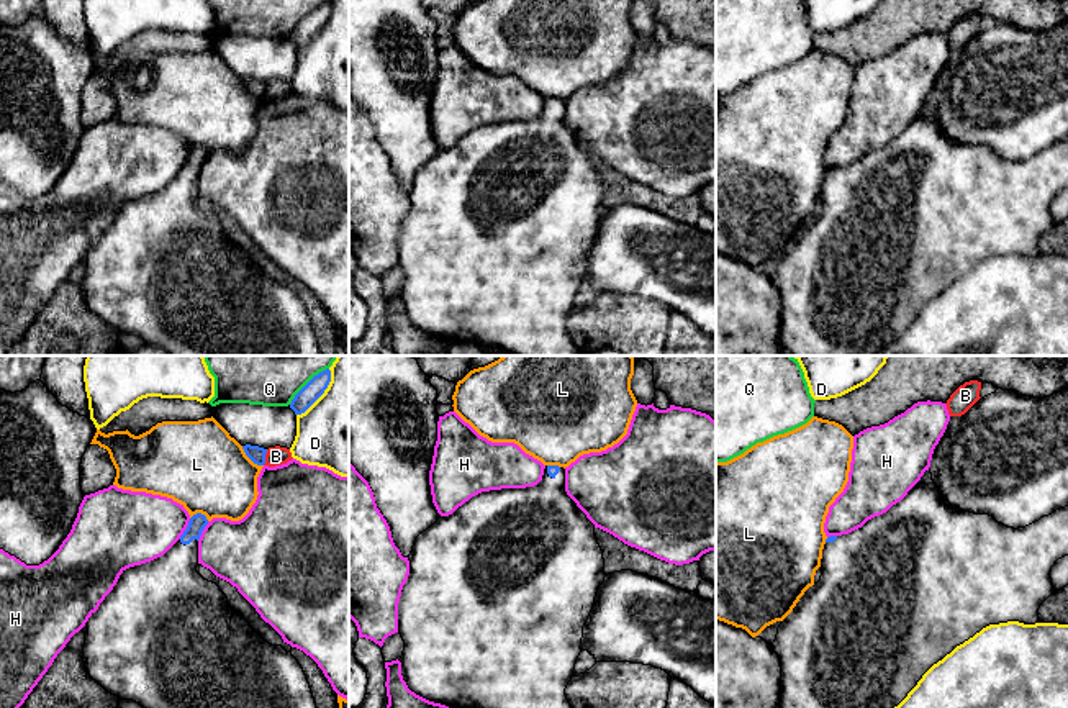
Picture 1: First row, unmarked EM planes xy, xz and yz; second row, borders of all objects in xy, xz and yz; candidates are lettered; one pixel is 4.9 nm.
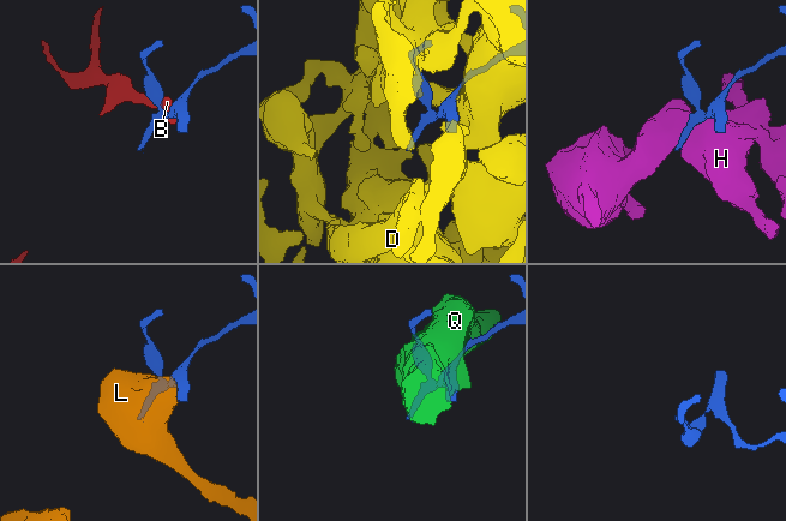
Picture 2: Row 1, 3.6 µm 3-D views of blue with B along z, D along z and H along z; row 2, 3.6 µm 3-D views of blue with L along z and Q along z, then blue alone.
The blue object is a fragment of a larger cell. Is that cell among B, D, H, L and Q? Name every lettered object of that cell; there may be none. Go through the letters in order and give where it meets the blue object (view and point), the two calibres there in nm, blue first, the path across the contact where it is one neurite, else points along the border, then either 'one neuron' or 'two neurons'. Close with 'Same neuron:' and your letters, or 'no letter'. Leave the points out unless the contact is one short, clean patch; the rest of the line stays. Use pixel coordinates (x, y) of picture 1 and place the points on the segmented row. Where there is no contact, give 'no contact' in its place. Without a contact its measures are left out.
B: xy (264, 458) | 80/100 nm | two neurons
D: xy (321, 394) | 90/420 nm | two neurons
H: xy (187, 528) | 90/340 nm | two neurons
L: xy (251, 459) | 80/420 nm | two neurons
Q: xy (307, 384) | 90/480 nm | two neurons
Same neuron: no letter

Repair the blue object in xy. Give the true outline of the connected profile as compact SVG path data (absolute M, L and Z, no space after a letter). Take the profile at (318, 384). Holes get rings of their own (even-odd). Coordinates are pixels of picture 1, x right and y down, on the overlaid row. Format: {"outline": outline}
{"outline": "M329 369L315 375L292 400L290 408L295 411L295 415L305 413L324 393L329 382Z"}

